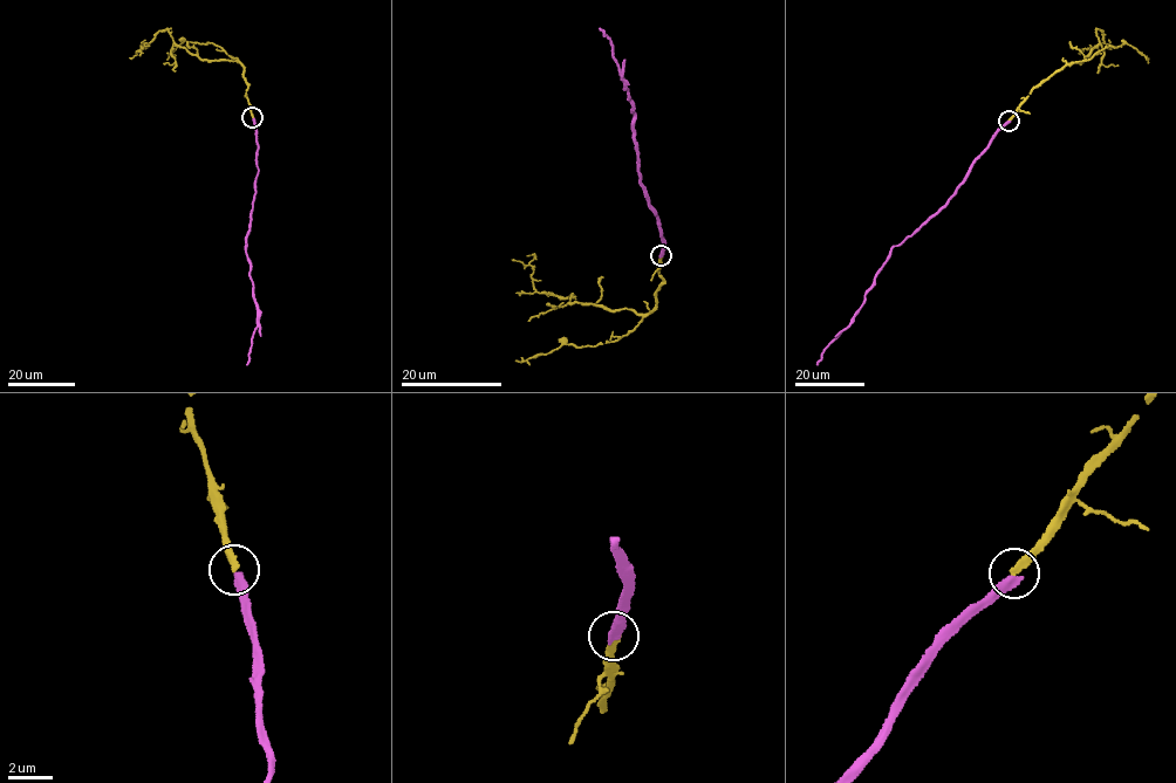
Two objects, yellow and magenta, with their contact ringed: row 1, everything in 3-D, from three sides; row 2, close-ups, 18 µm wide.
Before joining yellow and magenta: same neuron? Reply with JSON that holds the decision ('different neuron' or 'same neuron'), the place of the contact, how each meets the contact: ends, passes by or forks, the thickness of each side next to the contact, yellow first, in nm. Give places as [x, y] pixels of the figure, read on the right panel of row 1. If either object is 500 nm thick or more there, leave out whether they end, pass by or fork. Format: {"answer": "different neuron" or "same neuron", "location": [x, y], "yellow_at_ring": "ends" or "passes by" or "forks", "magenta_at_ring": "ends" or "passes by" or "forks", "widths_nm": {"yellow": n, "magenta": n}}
{"answer": "different neuron", "location": [1009, 121], "yellow_at_ring": "ends", "magenta_at_ring": "ends", "widths_nm": {"yellow": 280, "magenta": 360}}

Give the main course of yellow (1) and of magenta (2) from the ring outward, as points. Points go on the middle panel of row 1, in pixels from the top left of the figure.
1: (661, 255), (663, 280), (647, 315), (540, 294), (531, 276), (535, 256), (527, 255)
2: (661, 255), (656, 215), (638, 181), (633, 104), (628, 89), (622, 89), (608, 38), (599, 28)

